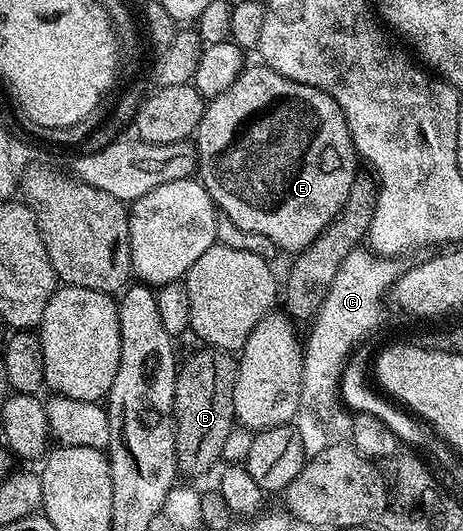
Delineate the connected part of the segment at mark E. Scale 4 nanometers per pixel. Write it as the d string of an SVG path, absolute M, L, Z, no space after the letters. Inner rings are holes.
M265 65L257 66L247 66L238 74L236 81L232 81L232 85L224 89L224 93L220 93L215 99L207 102L206 112L202 115L200 125L192 136L194 150L198 156L196 175L206 192L212 197L214 206L221 214L227 215L233 223L240 225L240 229L248 229L252 233L264 233L264 237L268 237L283 252L299 253L341 212L345 201L349 199L349 190L355 183L354 170L360 167L360 160L355 152L344 113L340 105L336 105L336 101L328 97L328 93L292 81Z

